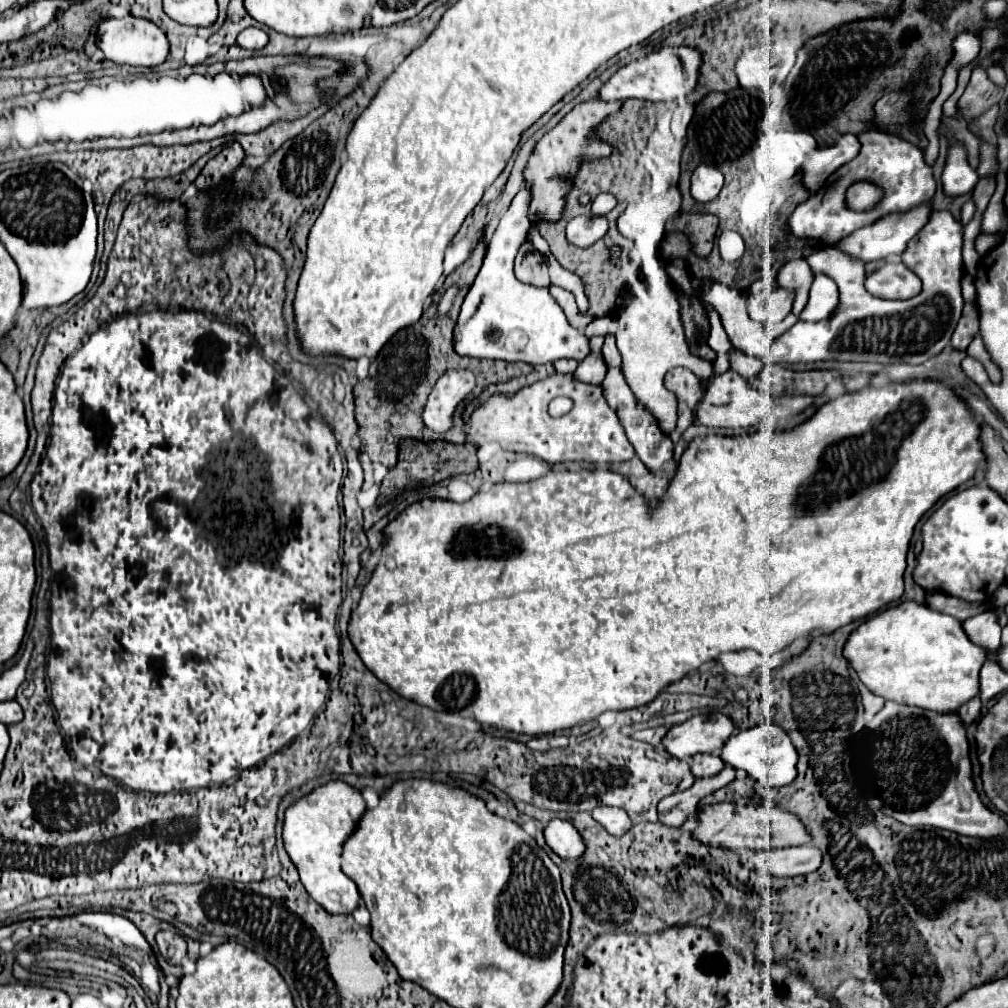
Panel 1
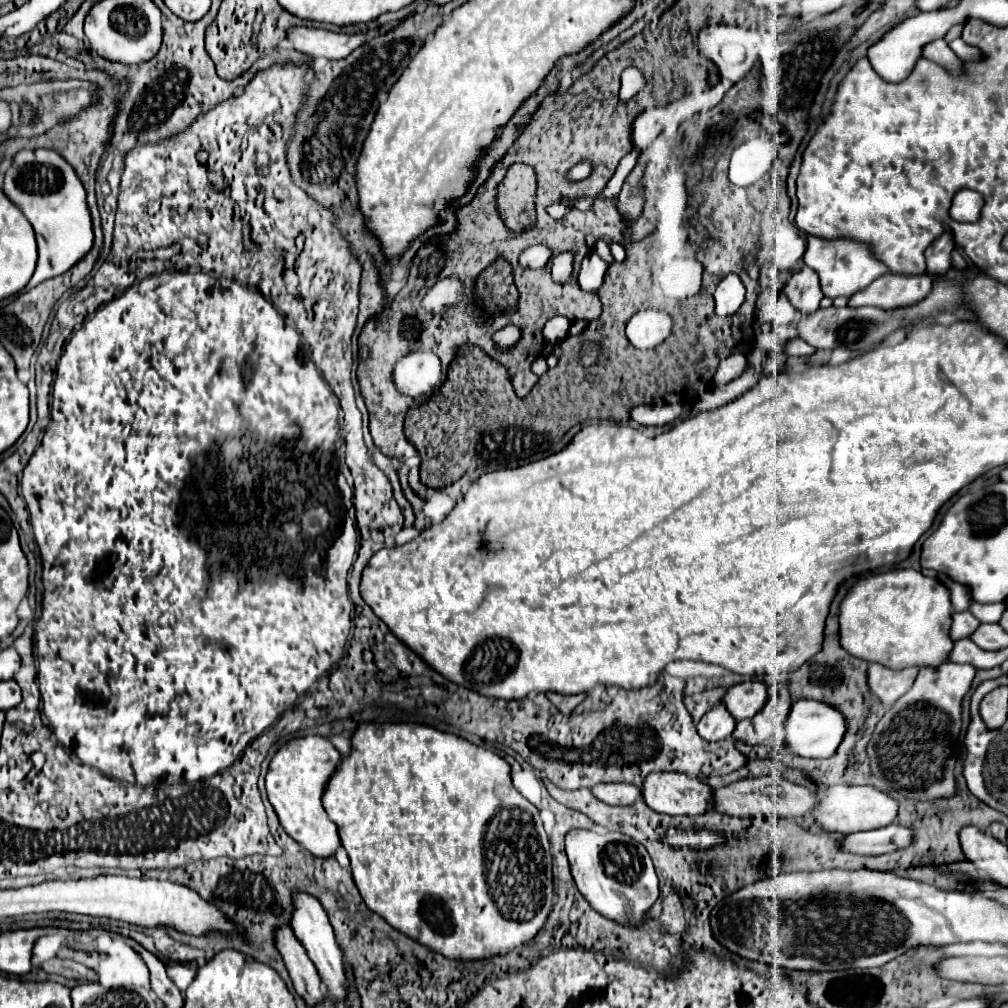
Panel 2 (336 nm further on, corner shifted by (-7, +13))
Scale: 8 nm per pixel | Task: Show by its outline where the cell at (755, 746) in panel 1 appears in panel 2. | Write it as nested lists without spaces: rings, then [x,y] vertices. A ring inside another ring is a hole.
[[[798,700],[792,704],[792,710],[786,718],[784,730],[786,730],[786,738],[784,742],[788,746],[792,746],[792,752],[796,756],[802,758],[830,758],[842,736],[844,736],[844,716],[840,716],[840,712],[836,712],[832,706],[828,704],[820,704],[816,700]]]

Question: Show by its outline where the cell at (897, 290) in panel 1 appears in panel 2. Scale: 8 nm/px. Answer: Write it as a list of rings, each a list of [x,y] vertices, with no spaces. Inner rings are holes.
[[[884,274],[876,278],[868,288],[856,292],[848,306],[880,306],[880,308],[898,308],[910,306],[922,300],[932,286],[928,274],[902,276],[902,274]]]

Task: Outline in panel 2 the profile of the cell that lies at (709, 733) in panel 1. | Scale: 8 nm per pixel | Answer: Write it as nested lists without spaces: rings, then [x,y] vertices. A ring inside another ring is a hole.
[[[748,680],[728,688],[722,698],[722,704],[738,722],[744,718],[752,718],[756,712],[760,712],[766,700],[768,700],[768,686],[764,682]]]

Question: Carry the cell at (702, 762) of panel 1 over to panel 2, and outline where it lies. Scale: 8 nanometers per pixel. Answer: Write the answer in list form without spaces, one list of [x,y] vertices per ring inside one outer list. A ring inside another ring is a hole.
[[[718,704],[698,722],[696,728],[706,742],[720,742],[732,734],[734,724],[736,720],[728,714],[728,710],[722,704]]]

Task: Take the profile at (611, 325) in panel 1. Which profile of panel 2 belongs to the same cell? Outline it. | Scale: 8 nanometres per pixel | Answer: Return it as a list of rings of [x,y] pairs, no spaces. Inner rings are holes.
[[[564,316],[550,318],[548,324],[544,326],[544,338],[546,338],[546,342],[552,342],[552,344],[562,342],[564,334],[568,332],[568,328],[570,328],[570,320],[568,318],[564,318]]]

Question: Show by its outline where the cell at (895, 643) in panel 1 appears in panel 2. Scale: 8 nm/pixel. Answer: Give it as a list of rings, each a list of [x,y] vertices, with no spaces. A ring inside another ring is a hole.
[[[896,568],[890,572],[874,574],[858,580],[846,598],[840,604],[840,644],[852,656],[878,662],[892,670],[904,670],[910,666],[916,668],[938,668],[944,664],[954,648],[954,640],[950,638],[952,626],[952,602],[950,592],[936,578],[926,578],[912,568]]]

